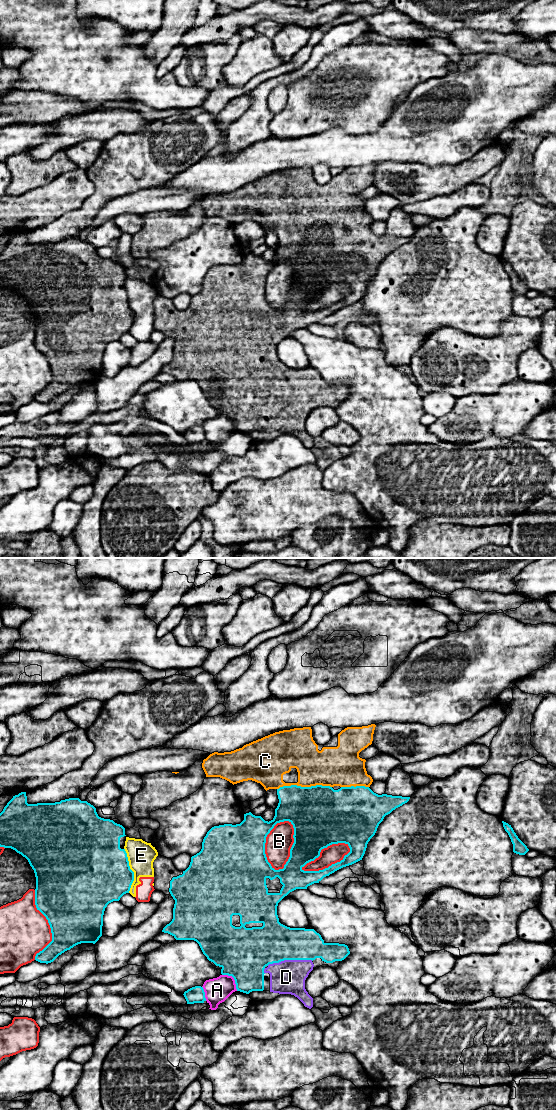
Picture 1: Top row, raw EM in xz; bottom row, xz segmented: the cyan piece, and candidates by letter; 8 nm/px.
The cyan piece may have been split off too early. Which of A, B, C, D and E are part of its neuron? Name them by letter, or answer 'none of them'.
C, D

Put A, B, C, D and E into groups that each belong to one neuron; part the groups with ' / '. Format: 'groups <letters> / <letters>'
groups A B E / C D

